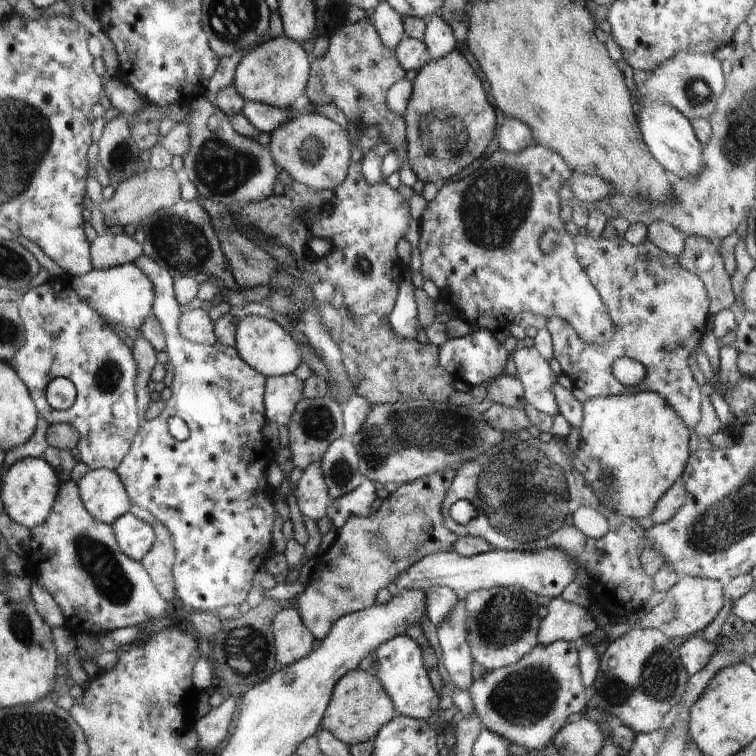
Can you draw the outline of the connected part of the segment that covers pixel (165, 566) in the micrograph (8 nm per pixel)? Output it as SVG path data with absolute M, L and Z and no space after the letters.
M154 521L151 527L155 531L155 544L150 554L141 560L144 568L150 573L155 582L155 588L170 603L176 601L174 566L175 541L167 525Z

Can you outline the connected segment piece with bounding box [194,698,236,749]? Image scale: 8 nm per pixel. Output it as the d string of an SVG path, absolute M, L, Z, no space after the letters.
M226 698L218 707L214 707L204 717L197 719L194 727L198 734L199 746L216 748L228 736L228 726L234 712L236 712L236 700Z

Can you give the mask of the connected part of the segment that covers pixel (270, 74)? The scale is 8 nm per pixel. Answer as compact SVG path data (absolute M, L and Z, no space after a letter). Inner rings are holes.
M282 34L249 49L235 70L233 85L245 102L261 102L290 110L290 106L294 106L294 102L298 102L298 98L302 98L304 90L307 90L306 82L310 82L308 76L311 76L308 68L311 66L302 46Z

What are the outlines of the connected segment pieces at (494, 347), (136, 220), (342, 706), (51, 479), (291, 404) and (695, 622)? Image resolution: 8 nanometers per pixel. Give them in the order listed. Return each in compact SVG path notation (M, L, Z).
M473 327L468 335L450 338L439 347L439 363L454 380L462 380L474 387L486 380L492 381L492 378L496 378L506 368L508 352L494 340L489 330Z
M147 167L140 174L115 184L115 192L108 201L102 201L100 210L108 222L122 229L126 224L140 226L141 222L162 208L169 208L180 201L181 184L172 167L154 170Z
M368 668L356 669L344 675L334 688L334 696L327 707L322 726L349 747L366 741L371 742L393 719L394 705L383 684L380 684L379 677L368 674Z
M28 457L7 468L4 468L4 504L8 504L8 514L12 517L12 520L19 522L29 530L44 524L52 512L52 506L56 502L56 496L58 496L58 486L60 484L58 476L54 474L54 470L50 468L50 464L43 459L43 457Z
M293 373L268 377L266 396L268 420L288 428L295 408L303 398L303 390L303 381Z
M681 577L675 586L666 593L666 597L652 608L652 612L638 620L637 625L642 628L655 629L666 634L667 637L690 639L694 634L702 632L718 616L722 610L722 586L718 580L705 577Z

